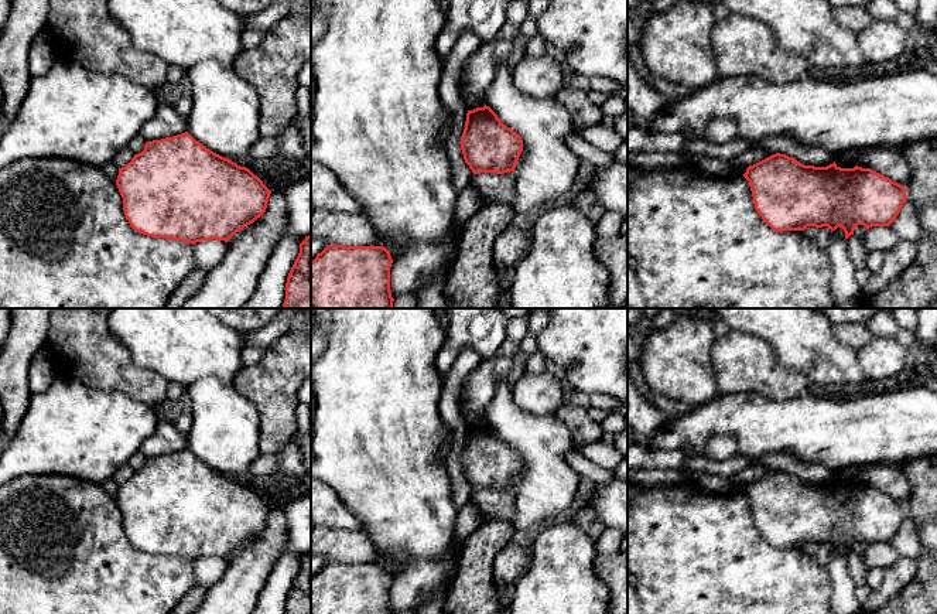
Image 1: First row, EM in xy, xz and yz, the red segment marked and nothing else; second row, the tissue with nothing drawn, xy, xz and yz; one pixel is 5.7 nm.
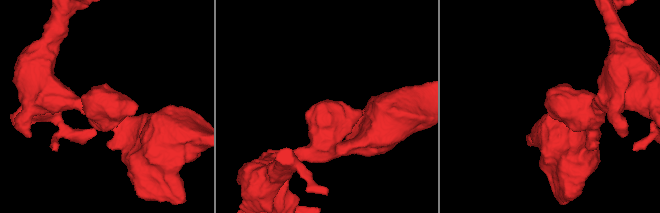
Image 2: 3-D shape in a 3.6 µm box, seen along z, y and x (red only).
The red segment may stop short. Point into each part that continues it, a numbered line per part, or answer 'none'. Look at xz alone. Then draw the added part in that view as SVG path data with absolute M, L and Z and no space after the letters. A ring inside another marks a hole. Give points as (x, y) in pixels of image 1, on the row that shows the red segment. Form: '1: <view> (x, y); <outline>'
none

